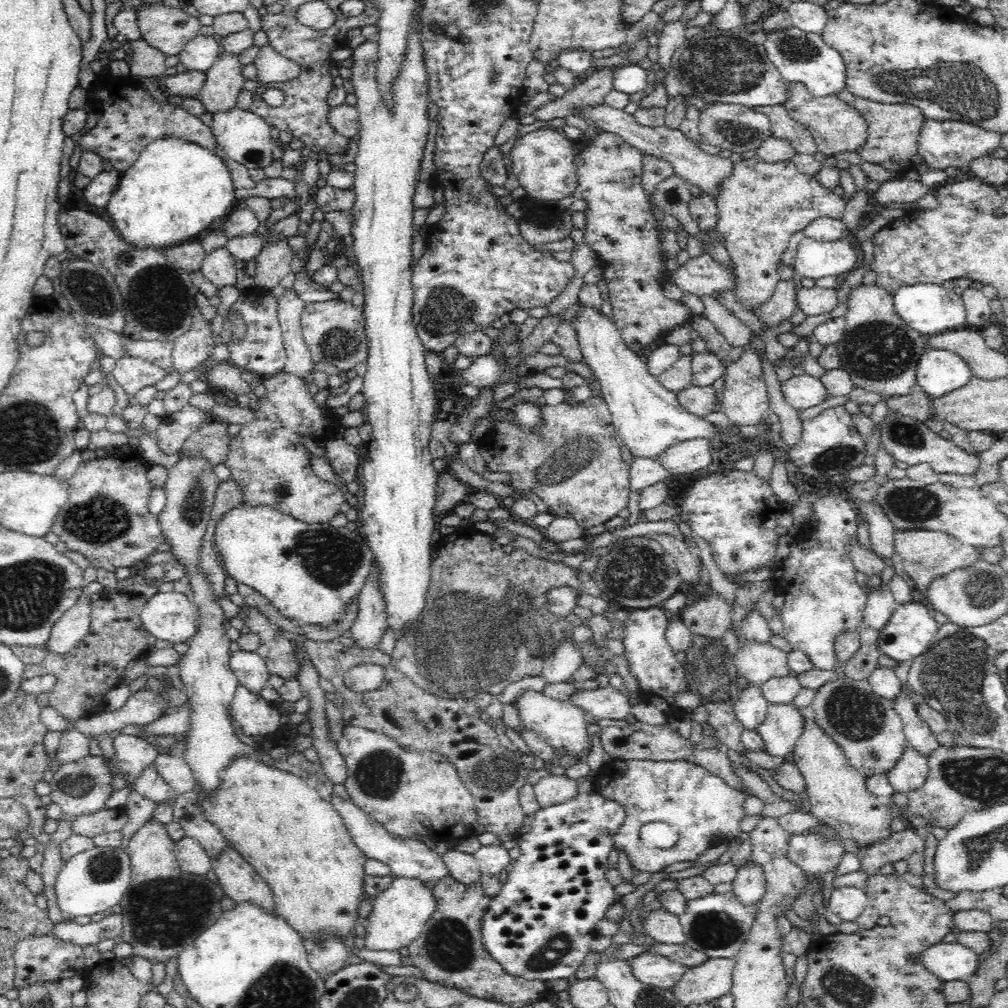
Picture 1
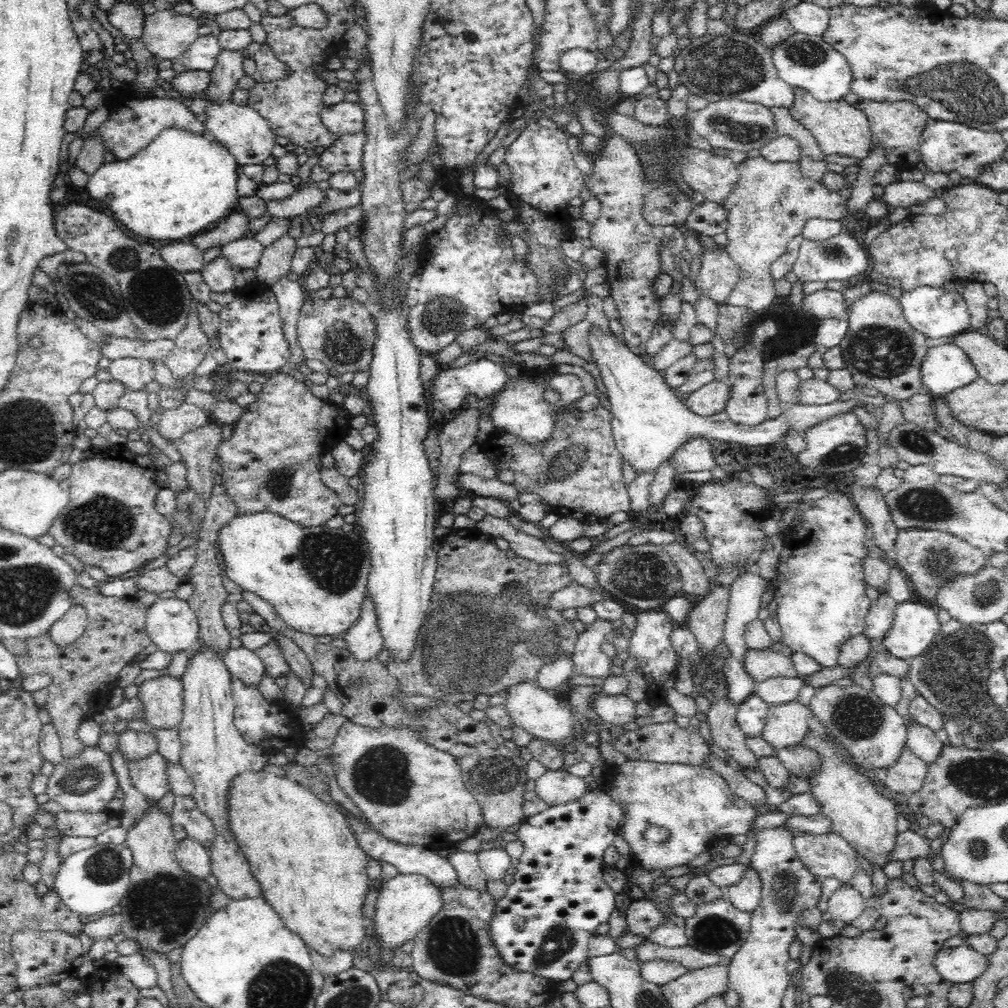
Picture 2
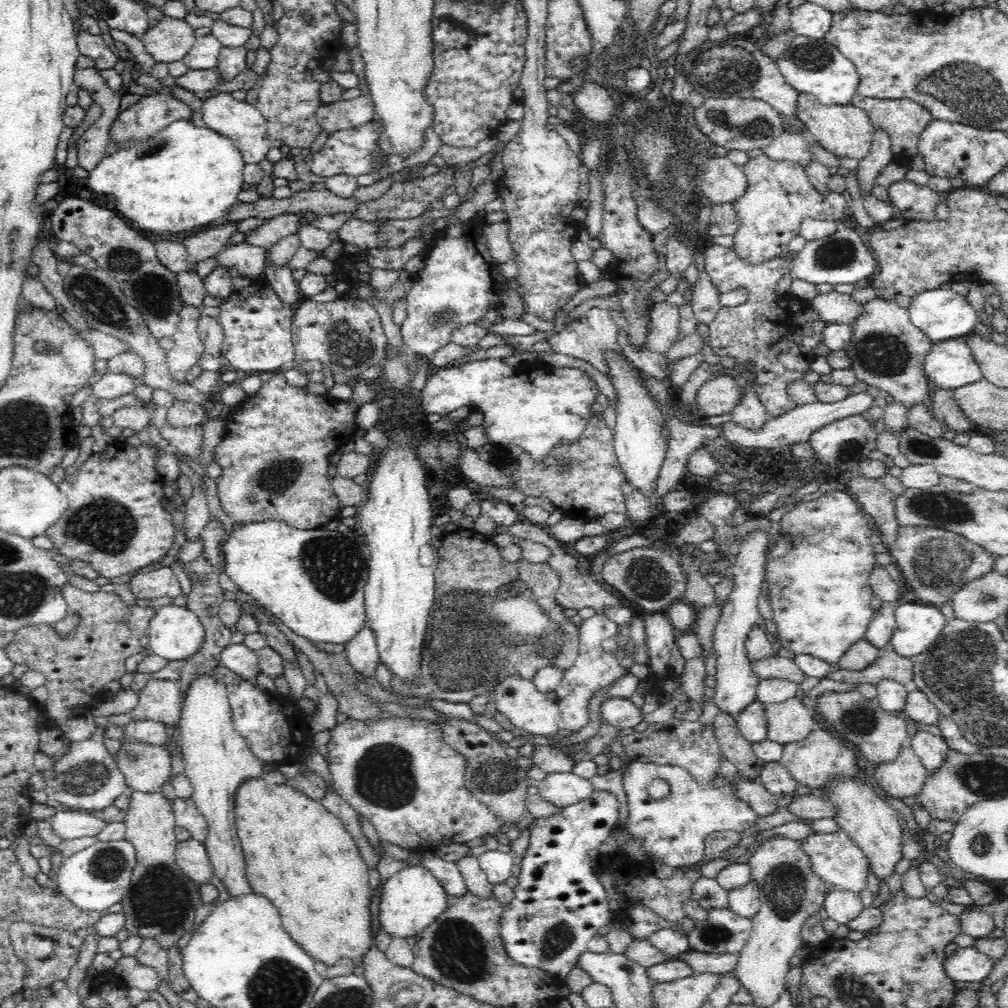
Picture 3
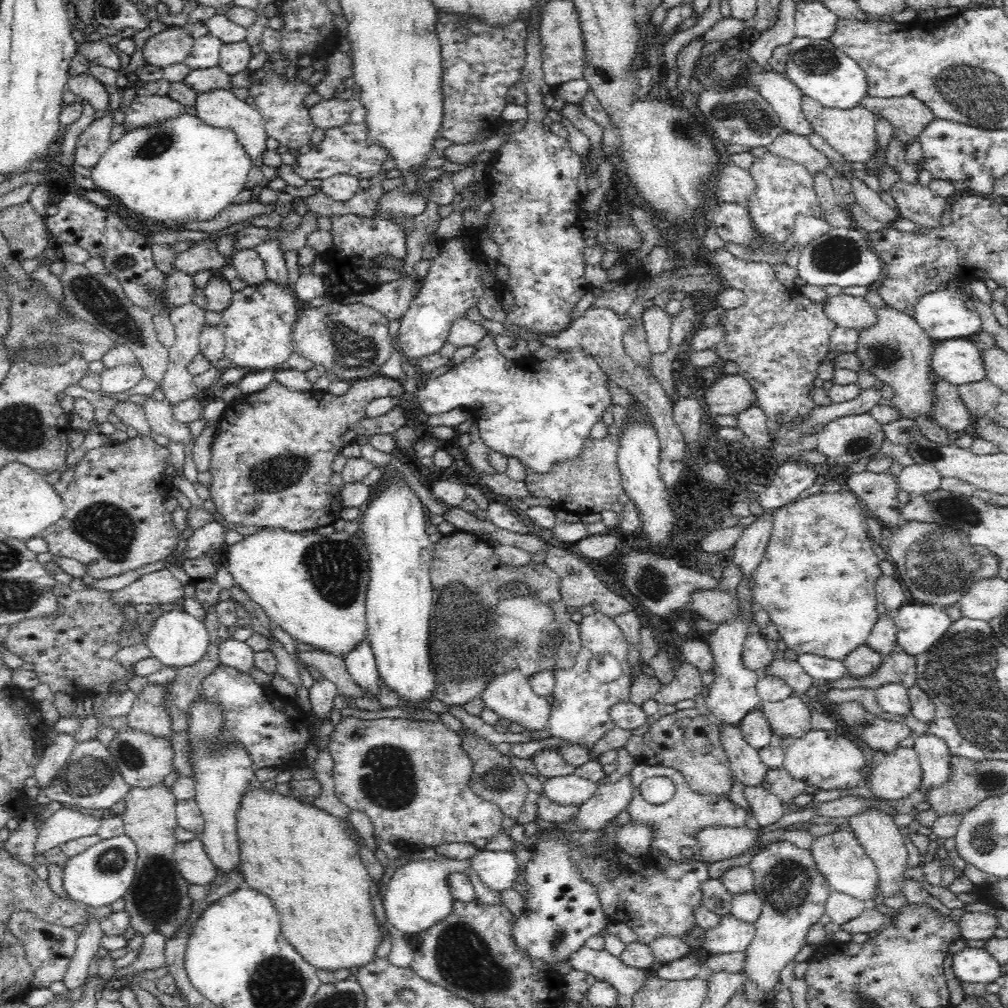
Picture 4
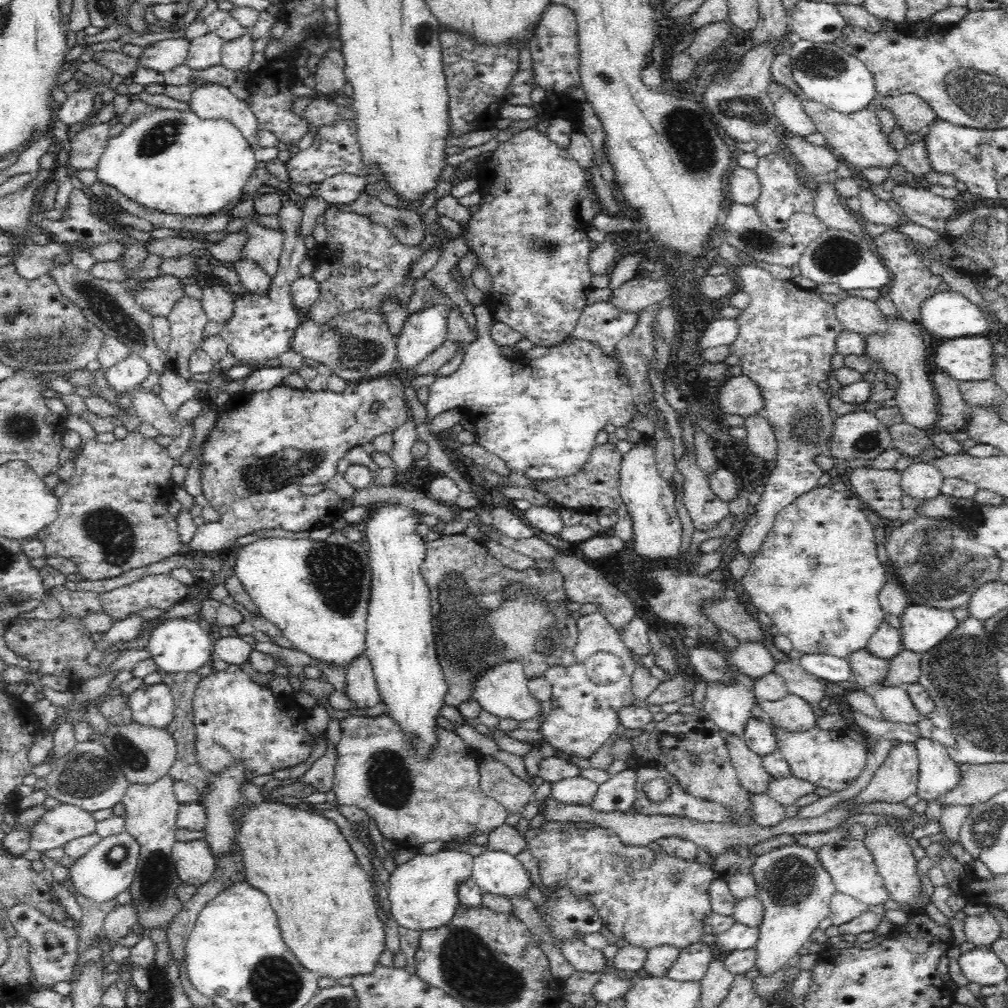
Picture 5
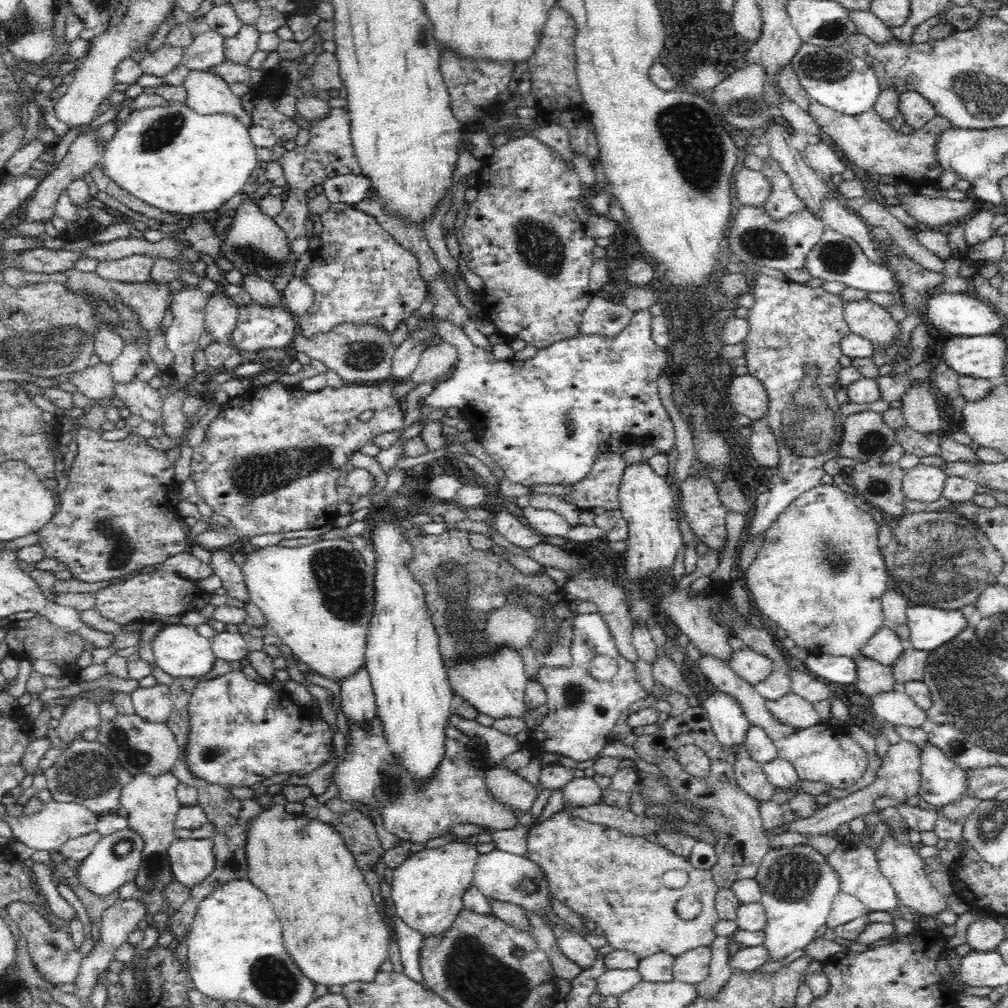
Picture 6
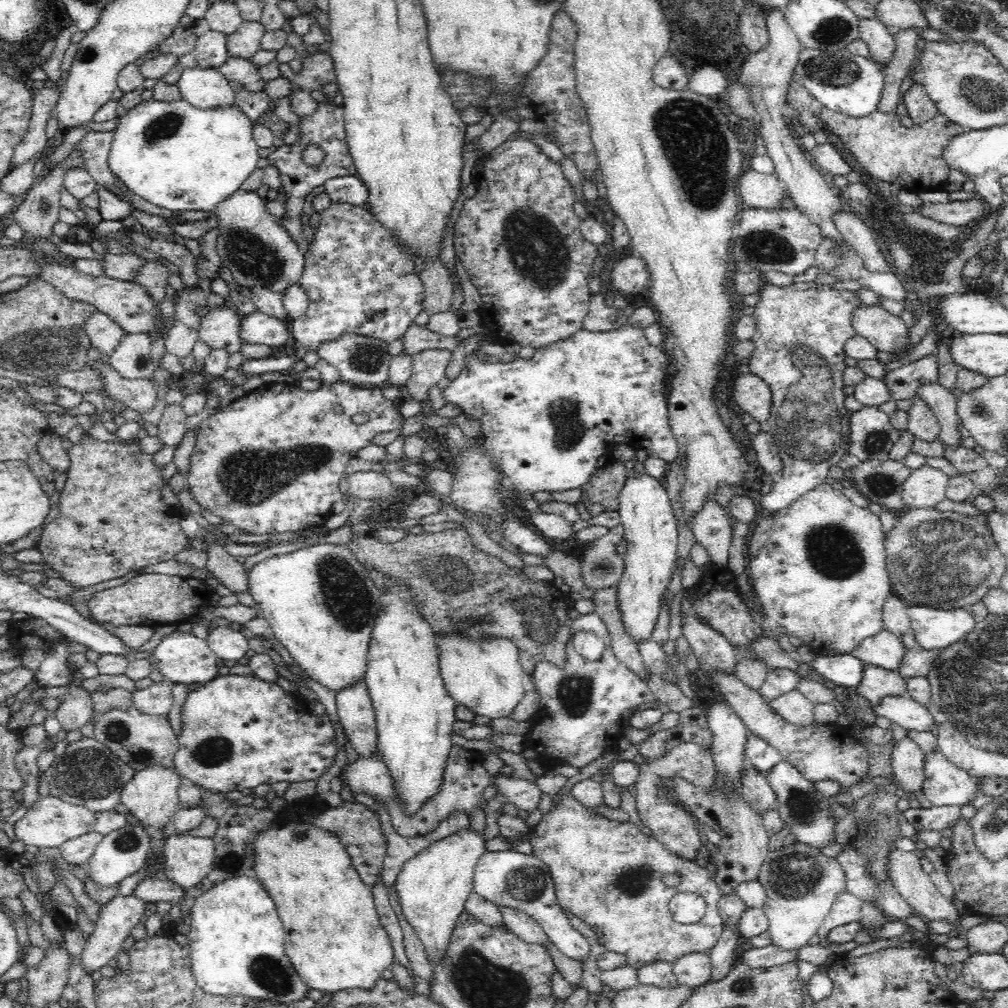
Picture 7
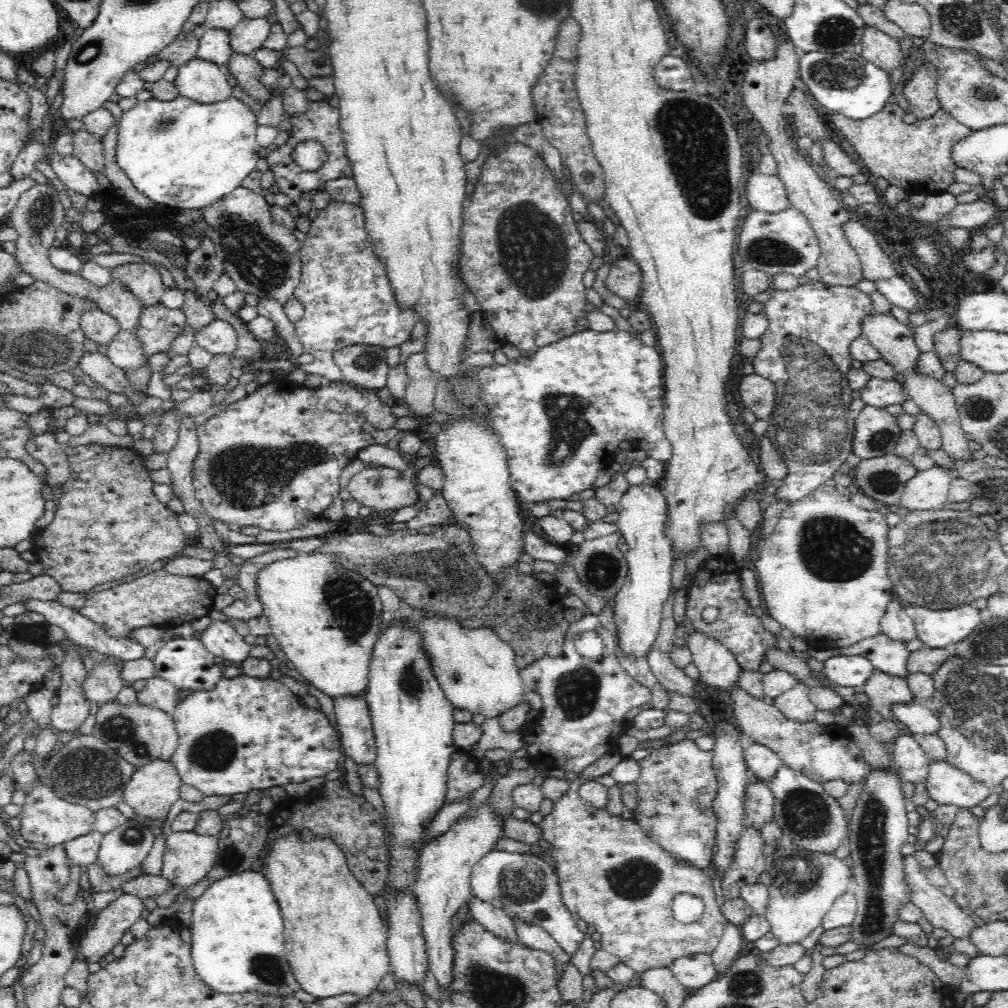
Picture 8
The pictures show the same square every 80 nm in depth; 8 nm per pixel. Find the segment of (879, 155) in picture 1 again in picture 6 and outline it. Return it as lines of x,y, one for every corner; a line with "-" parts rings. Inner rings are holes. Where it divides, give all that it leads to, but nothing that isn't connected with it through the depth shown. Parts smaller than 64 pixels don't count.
913,89
899,94
898,110
904,122
914,129
922,128
922,124
926,124
937,115
933,104

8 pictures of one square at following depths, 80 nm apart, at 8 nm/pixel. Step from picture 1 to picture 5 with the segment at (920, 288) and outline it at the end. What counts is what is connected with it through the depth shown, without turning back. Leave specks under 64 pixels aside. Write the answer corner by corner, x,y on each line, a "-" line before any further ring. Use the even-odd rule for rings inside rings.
936,291
921,304
917,322
928,335
943,339
987,335
990,319
962,293

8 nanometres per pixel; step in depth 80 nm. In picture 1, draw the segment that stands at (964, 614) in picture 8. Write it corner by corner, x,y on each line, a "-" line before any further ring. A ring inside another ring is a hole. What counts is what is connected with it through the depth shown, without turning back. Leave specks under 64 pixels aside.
922,603
897,605
893,613
879,632
877,648
896,662
911,662
930,648
939,624

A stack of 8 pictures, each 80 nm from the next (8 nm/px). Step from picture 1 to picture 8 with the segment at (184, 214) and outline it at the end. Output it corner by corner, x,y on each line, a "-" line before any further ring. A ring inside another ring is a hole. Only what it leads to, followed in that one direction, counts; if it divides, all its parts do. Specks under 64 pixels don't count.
178,96
174,100
154,100
149,99
146,101
138,101
133,108
126,112
123,112
119,126
118,126
118,146
116,146
116,164
118,168
122,168
126,173
126,176
133,182
136,190
142,192
144,196
148,196
152,202
163,206
164,208
194,208
202,209
210,204
214,204
216,200
220,200
222,196
230,194
232,190
238,188
242,184
242,180
250,174
252,170
256,169
256,162
260,156
258,152
260,146
255,140
257,135
257,128
259,127
256,123
256,114
253,113
248,105
243,101
236,99
235,97
228,96
226,100
218,100
212,102
212,104
200,104
198,101

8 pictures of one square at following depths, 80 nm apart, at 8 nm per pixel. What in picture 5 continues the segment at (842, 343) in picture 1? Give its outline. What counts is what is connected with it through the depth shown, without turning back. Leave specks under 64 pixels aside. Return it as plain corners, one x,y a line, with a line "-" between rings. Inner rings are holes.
888,317
888,331
882,336
868,336
863,354
876,360
886,374
894,374
899,384
895,392
895,406
898,406
903,420
916,428
930,430
939,419
937,397
930,376
926,371
926,343
928,334
918,322
902,317

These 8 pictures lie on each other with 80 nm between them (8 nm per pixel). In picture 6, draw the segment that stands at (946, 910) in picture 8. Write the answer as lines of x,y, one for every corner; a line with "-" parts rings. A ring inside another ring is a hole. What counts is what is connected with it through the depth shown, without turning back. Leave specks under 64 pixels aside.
887,835
882,839
880,847
875,850
875,853
880,872
891,882
899,904
908,906
912,911
916,910
916,914
918,912
926,914
924,923
931,923
935,918
934,914
939,914
944,908
949,909
944,894
940,894
940,891
934,892
929,876
924,870
923,858
920,858
920,855
914,851
913,846
901,844
896,837

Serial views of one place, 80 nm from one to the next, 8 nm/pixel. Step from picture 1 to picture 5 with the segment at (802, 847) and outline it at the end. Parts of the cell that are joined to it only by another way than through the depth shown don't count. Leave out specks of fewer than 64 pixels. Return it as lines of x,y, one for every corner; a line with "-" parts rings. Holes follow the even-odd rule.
844,837
832,844
822,844
817,849
819,861
830,873
836,893
851,896
867,906
886,904
890,901
884,879
879,875
878,867
870,851
865,847
864,841

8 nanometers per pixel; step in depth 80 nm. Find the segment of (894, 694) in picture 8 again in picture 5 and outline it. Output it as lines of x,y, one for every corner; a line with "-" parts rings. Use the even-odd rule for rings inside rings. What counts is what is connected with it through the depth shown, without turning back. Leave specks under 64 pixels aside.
865,648
850,655
850,668
852,668
852,679
861,686
870,686
871,684
884,684
885,676
888,672
888,660
878,658

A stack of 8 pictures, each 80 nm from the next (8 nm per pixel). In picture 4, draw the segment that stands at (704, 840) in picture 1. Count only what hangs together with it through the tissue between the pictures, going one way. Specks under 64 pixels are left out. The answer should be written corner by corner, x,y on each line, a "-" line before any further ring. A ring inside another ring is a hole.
638,764
630,770
631,783
633,784
633,795
625,808
633,822
649,824
653,830
651,848
660,850
670,860
693,863
701,860
700,843
696,840
696,832
704,830
708,826
740,827
746,826
748,810
736,803
732,803
726,795
700,794
686,782
682,772
668,766
650,766
-
654,776
670,778
675,786
672,798
664,804
652,804
648,802
640,792
640,786
644,779

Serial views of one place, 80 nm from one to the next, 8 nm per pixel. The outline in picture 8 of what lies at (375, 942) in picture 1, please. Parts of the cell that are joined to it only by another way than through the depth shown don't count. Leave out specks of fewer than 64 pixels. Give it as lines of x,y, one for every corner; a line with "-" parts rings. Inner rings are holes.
484,804
474,816
464,814
458,822
434,838
422,850
417,858
417,882
412,886
418,908
421,908
422,932
425,935
426,952
430,958
430,971
438,980
441,992
450,994
450,986
454,982
454,958
451,945
450,922
452,916
460,910
460,906
469,900
471,868
487,852
494,850
494,844
504,835
504,818
492,818
488,806

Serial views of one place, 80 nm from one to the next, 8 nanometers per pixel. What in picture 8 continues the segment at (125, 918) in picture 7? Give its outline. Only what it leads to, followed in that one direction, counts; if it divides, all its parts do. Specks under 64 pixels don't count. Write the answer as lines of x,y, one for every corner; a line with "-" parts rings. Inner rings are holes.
122,893
94,916
94,926
79,938
86,963
98,963
120,942
122,935
146,914
143,899

